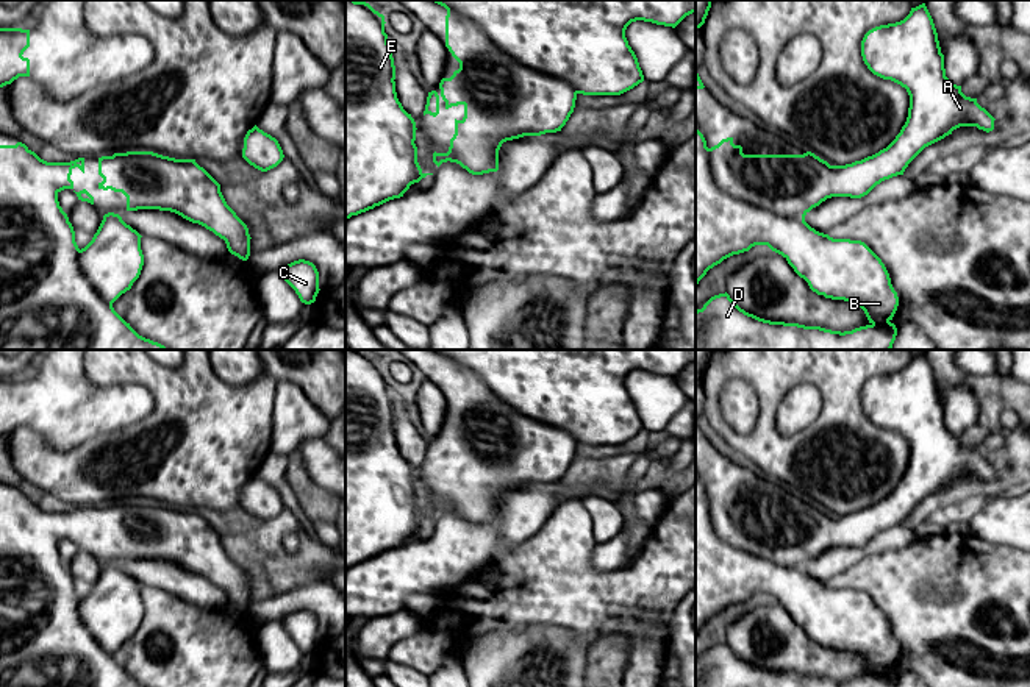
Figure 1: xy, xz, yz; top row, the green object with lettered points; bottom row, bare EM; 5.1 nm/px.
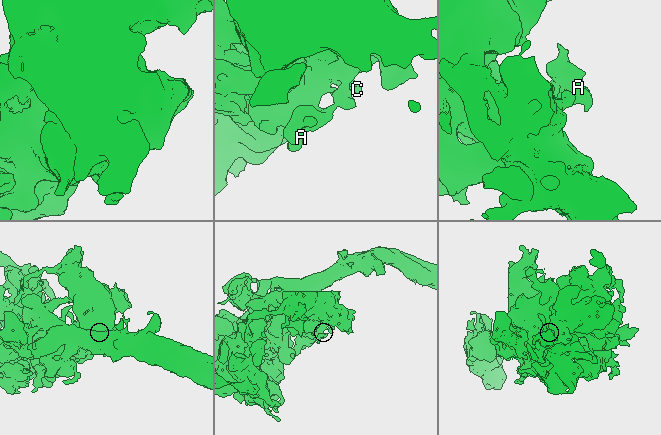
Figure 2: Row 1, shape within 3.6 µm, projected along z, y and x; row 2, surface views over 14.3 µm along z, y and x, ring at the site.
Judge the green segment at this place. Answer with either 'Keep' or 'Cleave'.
Cleave

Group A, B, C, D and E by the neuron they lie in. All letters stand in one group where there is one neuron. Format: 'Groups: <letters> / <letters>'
Groups: A D E / B C

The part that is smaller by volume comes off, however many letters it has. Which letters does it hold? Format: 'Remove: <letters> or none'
Remove: B, C

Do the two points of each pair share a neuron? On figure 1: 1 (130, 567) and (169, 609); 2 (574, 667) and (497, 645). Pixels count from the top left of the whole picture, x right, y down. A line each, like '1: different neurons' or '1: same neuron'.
1: different neurons
2: same neuron

